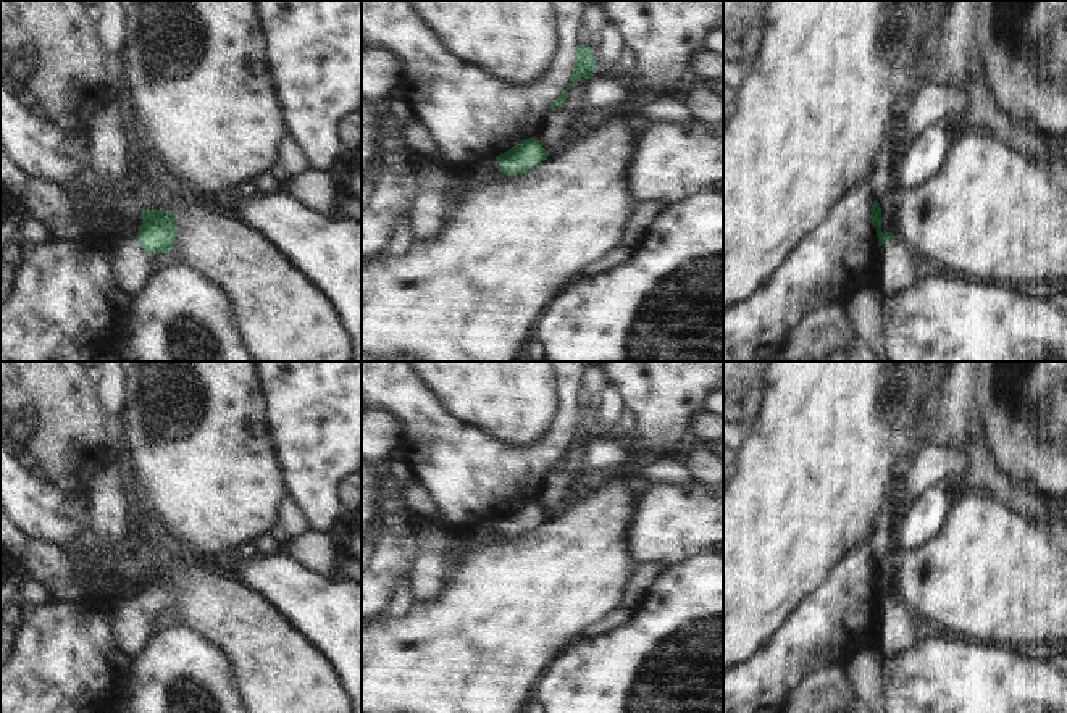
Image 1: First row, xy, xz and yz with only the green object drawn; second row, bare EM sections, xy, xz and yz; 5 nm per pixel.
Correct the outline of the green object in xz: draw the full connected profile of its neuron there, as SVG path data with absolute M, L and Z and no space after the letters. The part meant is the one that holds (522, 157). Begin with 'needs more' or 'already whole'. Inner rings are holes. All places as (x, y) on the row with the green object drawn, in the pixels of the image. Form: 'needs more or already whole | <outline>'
needs more | M531 137L500 153L494 161L483 161L471 168L467 179L491 181L502 176L518 176L544 161L547 156L549 152L541 147L538 137Z

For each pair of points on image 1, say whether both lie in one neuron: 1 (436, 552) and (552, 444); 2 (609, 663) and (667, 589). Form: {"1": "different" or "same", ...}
{"1": "different", "2": "same"}

